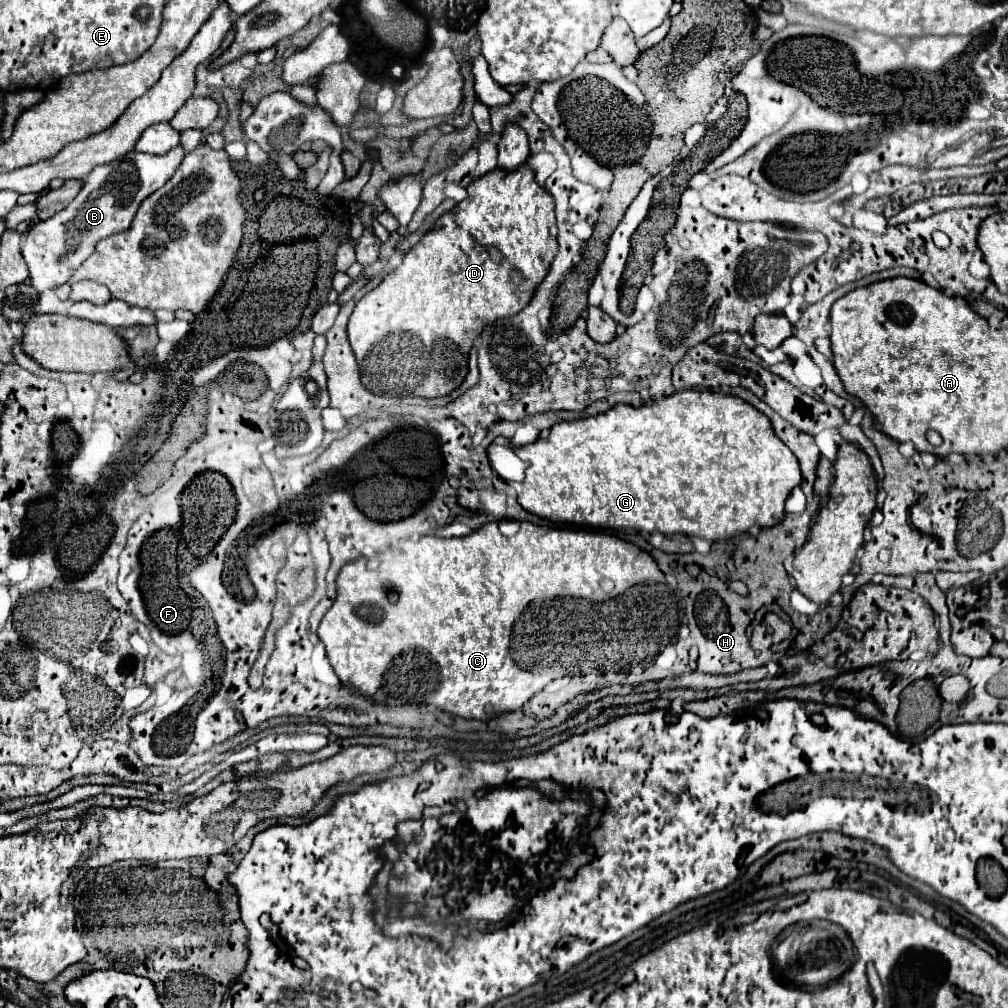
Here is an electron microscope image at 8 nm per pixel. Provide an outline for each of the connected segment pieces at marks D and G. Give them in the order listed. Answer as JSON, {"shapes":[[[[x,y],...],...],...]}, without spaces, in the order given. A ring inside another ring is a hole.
{"shapes":[[[[521,164],[517,172],[503,172],[503,170],[493,170],[489,174],[485,174],[483,178],[473,180],[467,186],[467,198],[463,202],[459,202],[451,212],[443,214],[435,228],[431,232],[427,232],[403,258],[403,264],[399,268],[395,268],[391,274],[385,276],[385,280],[371,290],[369,294],[365,294],[349,320],[347,326],[347,338],[349,344],[353,348],[353,354],[357,358],[359,364],[359,372],[361,372],[361,382],[363,386],[379,396],[419,396],[419,398],[439,398],[439,396],[447,396],[451,394],[455,388],[461,386],[461,382],[467,376],[467,362],[469,362],[469,350],[475,342],[475,338],[481,334],[483,326],[505,318],[505,316],[513,316],[517,312],[521,312],[533,298],[537,286],[543,282],[543,278],[547,276],[551,262],[557,254],[557,220],[555,220],[555,206],[553,206],[553,198],[549,198],[547,190],[543,190],[543,186],[539,186],[535,182],[535,174],[527,164]]],[[[683,390],[675,392],[673,396],[665,396],[661,400],[643,404],[639,408],[627,406],[627,404],[617,404],[609,412],[585,418],[585,420],[575,420],[575,422],[559,422],[549,430],[549,436],[543,440],[539,438],[535,444],[515,448],[515,454],[527,462],[527,474],[521,482],[513,482],[513,488],[517,490],[517,502],[531,514],[539,518],[547,518],[553,522],[571,522],[571,524],[581,524],[581,526],[595,526],[595,528],[605,528],[605,530],[639,530],[639,532],[661,532],[661,534],[683,534],[683,536],[697,536],[705,538],[709,542],[717,540],[727,540],[735,538],[737,532],[747,532],[753,526],[767,528],[775,526],[785,518],[785,500],[791,494],[795,486],[801,484],[801,472],[799,472],[799,462],[789,452],[787,446],[773,434],[773,428],[769,426],[769,418],[761,414],[759,410],[753,410],[747,402],[741,402],[739,398],[733,398],[729,394],[721,392],[697,392],[697,390]]]]}

